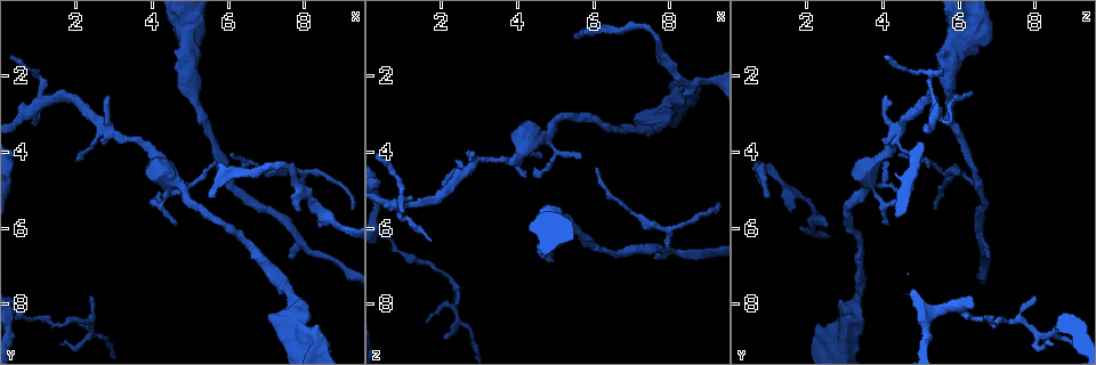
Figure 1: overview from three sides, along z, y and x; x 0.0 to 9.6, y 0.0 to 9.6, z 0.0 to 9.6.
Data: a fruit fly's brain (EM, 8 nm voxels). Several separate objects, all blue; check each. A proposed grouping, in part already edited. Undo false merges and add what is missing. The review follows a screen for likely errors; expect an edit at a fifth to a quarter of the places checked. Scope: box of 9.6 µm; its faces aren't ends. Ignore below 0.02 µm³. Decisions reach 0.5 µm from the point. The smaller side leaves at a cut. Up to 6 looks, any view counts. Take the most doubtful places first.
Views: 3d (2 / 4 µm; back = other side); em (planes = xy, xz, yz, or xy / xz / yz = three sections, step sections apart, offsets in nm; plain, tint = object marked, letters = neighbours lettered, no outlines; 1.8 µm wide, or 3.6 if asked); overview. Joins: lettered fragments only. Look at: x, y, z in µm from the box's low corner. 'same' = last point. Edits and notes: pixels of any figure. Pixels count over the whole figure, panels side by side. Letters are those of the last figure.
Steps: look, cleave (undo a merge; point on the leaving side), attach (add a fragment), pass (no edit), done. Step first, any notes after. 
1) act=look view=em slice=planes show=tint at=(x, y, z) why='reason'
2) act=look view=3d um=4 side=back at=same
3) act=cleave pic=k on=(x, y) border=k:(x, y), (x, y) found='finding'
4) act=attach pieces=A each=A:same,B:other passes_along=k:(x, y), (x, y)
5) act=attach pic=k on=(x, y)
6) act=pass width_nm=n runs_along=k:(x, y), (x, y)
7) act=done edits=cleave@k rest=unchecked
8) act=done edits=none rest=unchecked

act=look view=em slice=yz step=8 show=tint at=(5.55, 5.20, 1.05) why='branch stops here'

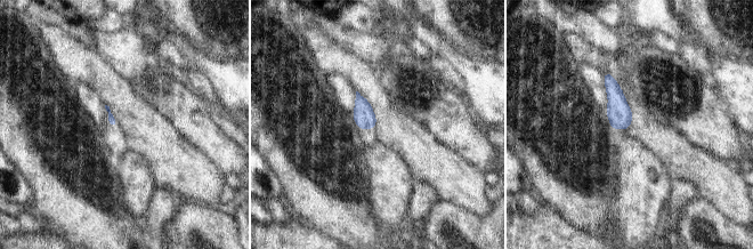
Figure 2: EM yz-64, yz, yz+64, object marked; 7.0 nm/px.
act=look view=em slice=planes show=letters at=same why='another direction'

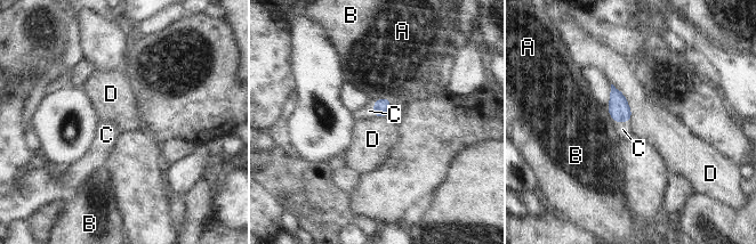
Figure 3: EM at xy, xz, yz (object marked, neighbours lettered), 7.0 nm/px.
act=attach pieces=C each=A:other,B:other,C:same,D:other passes_along=3:(619, 110), (621, 121), (622, 129) found='the neuron continues'

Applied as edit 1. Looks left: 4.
act=look view=3d um=4 at=(1.10, 2.60, 5.40)

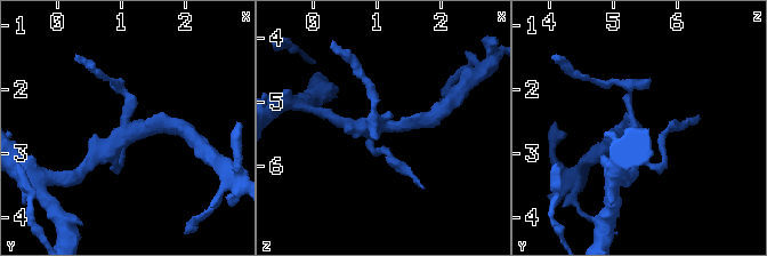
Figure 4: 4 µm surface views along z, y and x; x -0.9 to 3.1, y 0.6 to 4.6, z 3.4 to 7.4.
act=look view=em slice=planes show=tint at=(1.10, 2.70, 5.35)

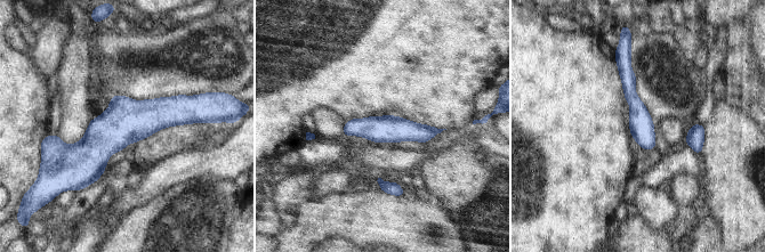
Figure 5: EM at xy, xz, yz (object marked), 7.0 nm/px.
act=look view=em slice=planes show=letters at=same

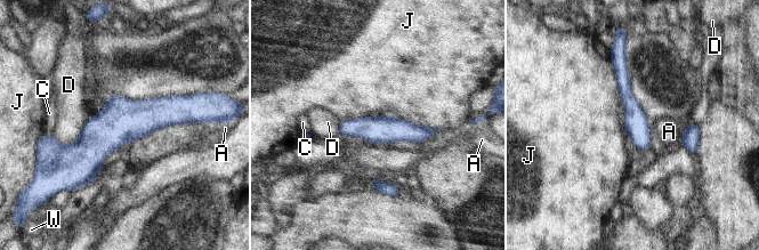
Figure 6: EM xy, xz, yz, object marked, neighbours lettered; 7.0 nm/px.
act=pass width_nm=170 each=A:other,C:other,D:other,J:other,W:other border=6:(340, 121), (393, 115), (442, 129) found='all the same neuron'

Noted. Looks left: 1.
act=done edits=attach@3 rest=unchecked

